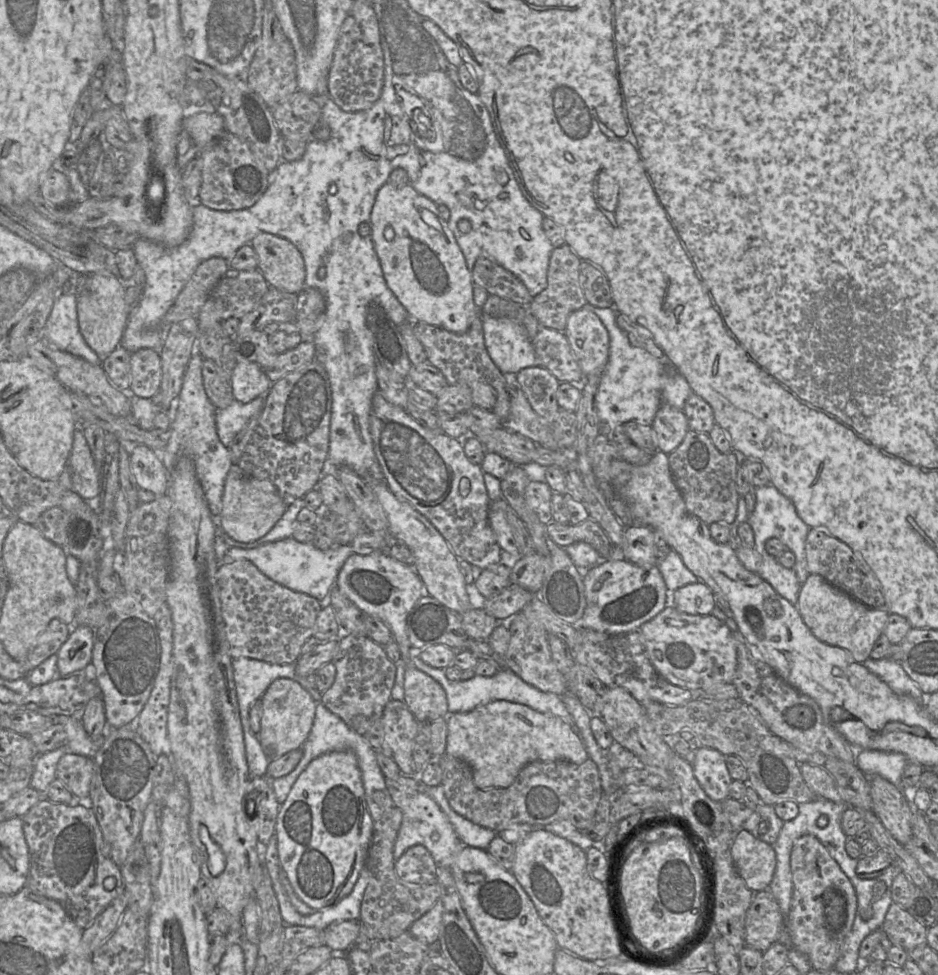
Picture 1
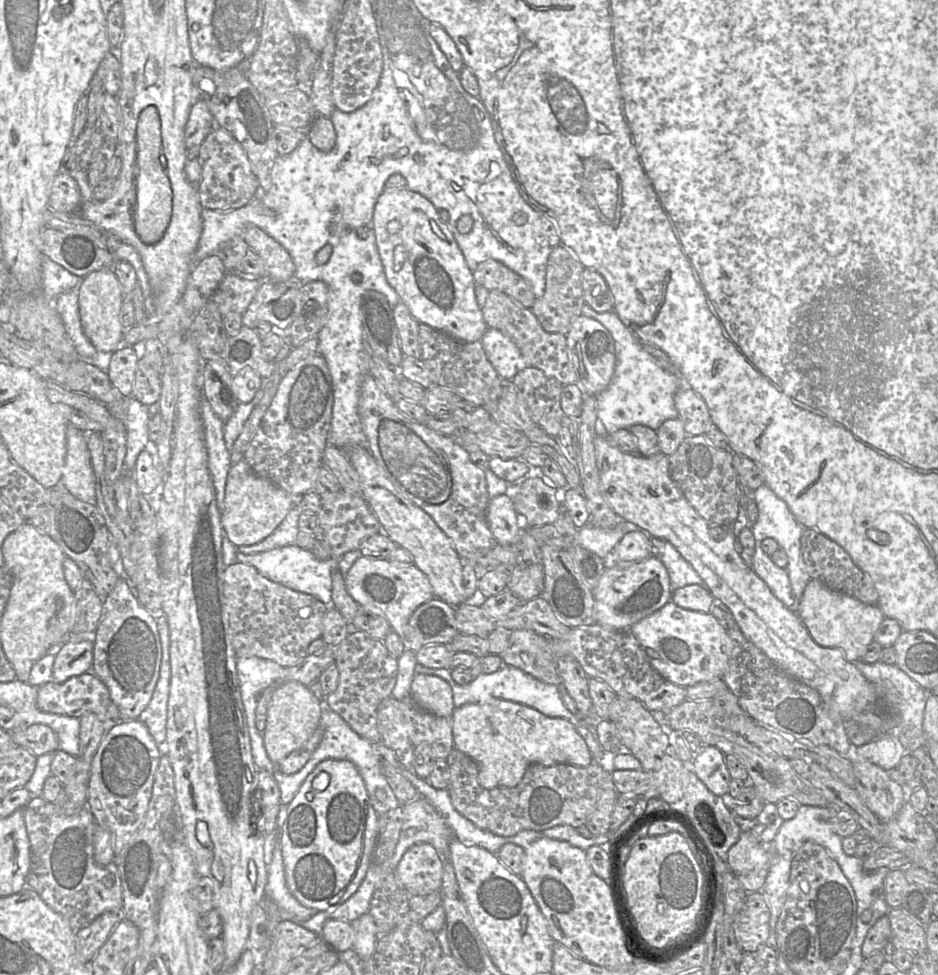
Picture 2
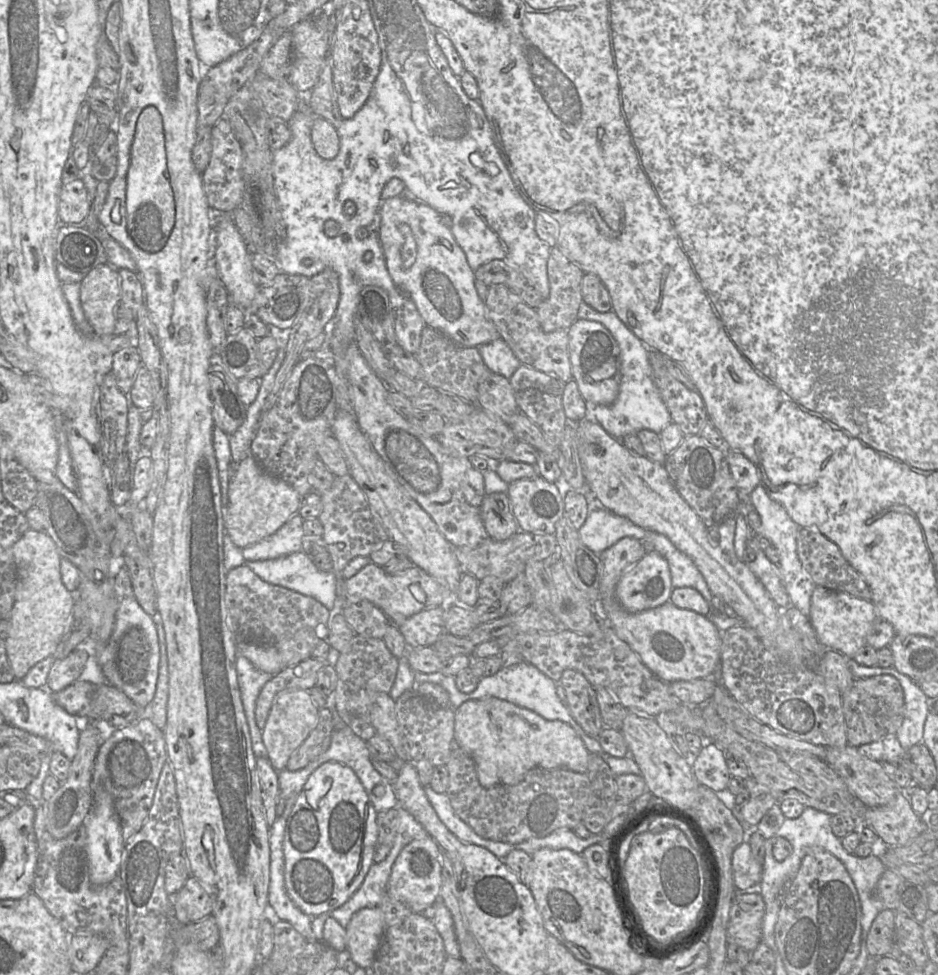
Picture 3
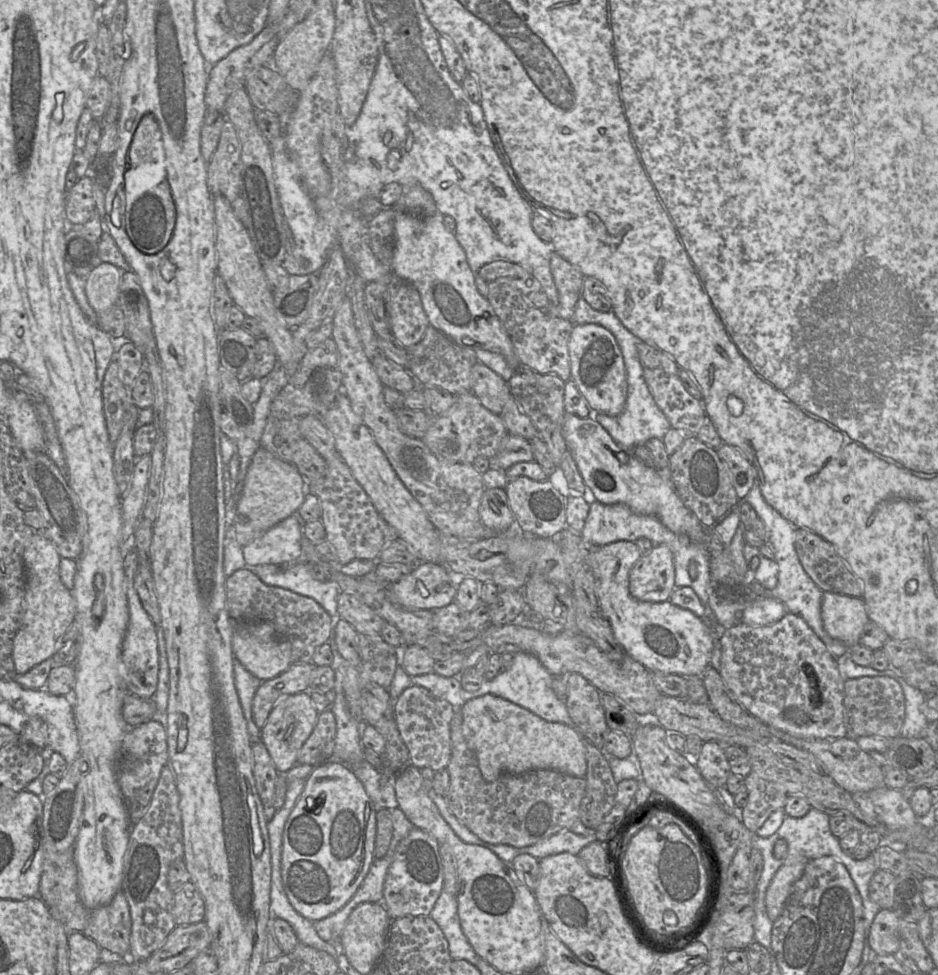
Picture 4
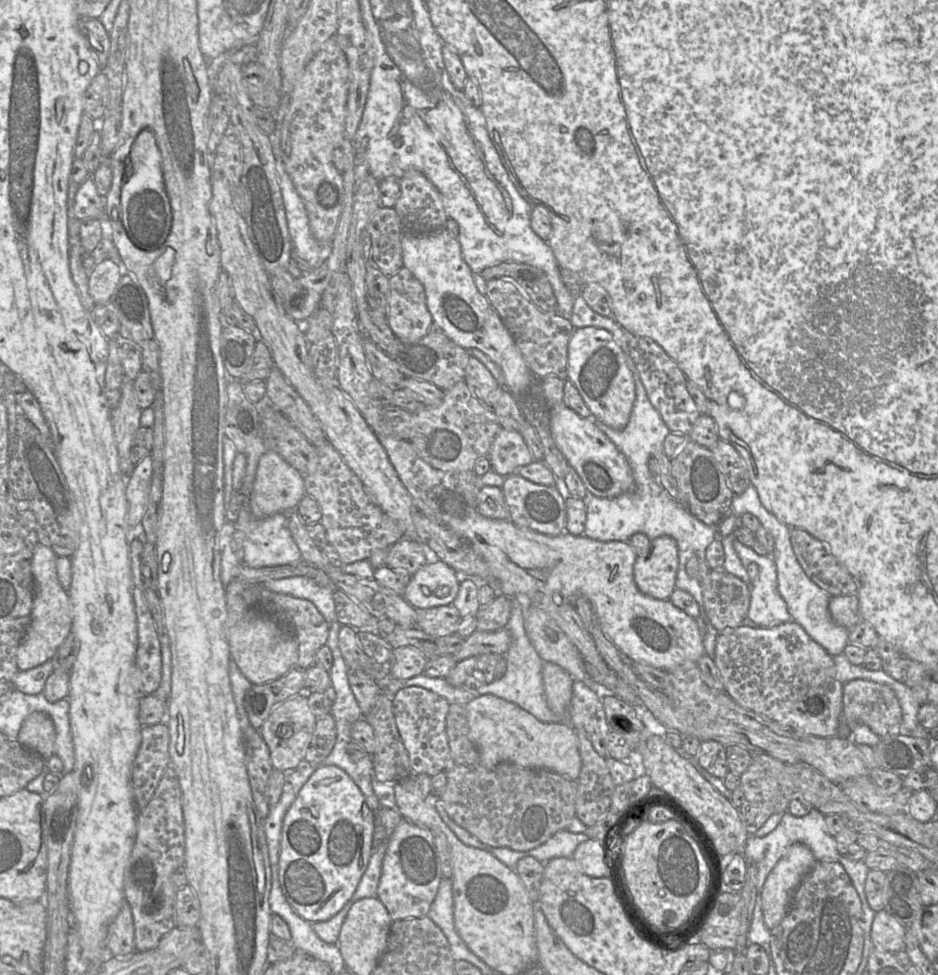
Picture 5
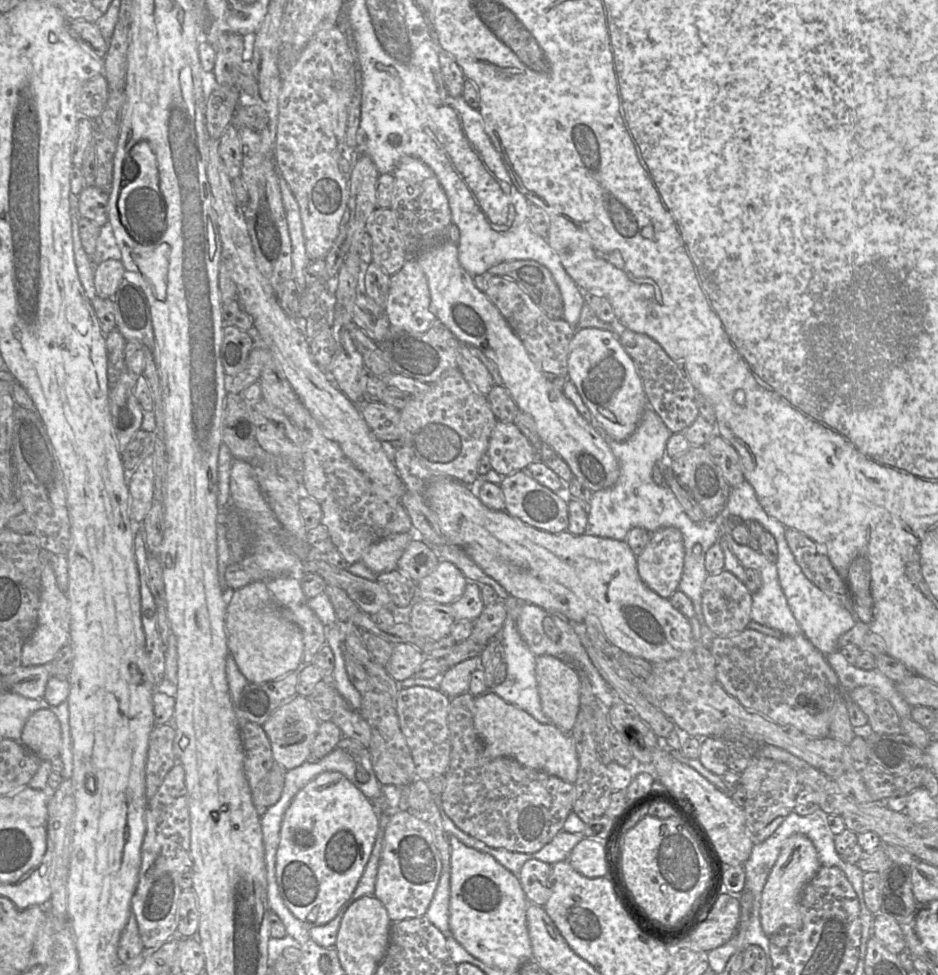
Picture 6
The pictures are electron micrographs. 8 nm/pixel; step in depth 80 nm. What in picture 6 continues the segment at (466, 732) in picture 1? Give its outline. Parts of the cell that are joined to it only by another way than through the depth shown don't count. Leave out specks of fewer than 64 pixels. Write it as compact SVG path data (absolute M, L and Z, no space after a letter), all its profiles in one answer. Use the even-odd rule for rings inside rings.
M493 693L475 697L474 727L490 758L512 758L523 766L543 771L575 784L579 760L571 734L562 732L552 723L542 724L520 708L505 702Z

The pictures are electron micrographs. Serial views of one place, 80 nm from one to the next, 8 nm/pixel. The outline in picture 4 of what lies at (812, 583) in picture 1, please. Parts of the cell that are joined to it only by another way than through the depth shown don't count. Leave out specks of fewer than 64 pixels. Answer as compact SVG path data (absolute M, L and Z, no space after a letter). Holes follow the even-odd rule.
M823 592L821 616L824 629L847 647L859 644L860 635L870 620L862 598Z

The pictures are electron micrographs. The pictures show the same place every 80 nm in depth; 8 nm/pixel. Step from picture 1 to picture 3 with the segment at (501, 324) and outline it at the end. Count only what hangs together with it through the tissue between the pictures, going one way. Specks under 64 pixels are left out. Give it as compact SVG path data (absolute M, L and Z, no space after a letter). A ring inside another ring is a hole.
M498 338L477 347L480 355L491 372L509 379L522 365L503 338Z

